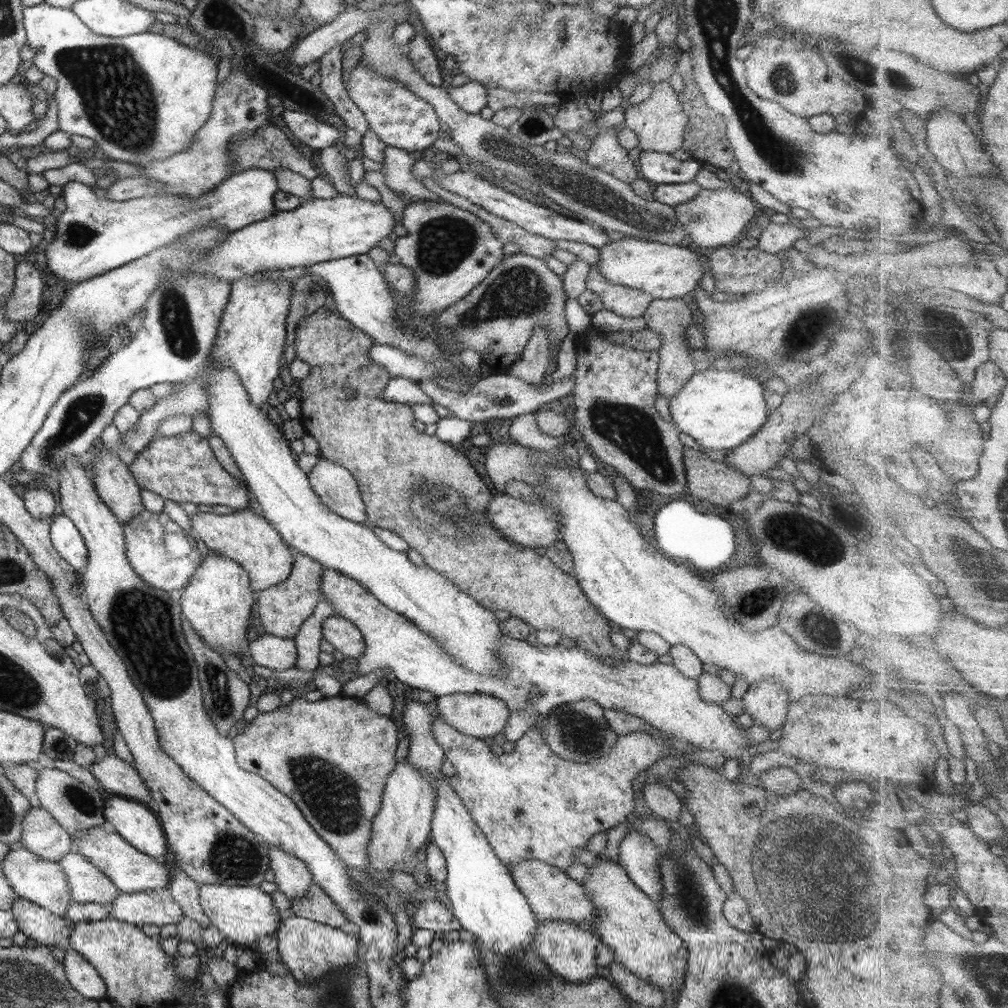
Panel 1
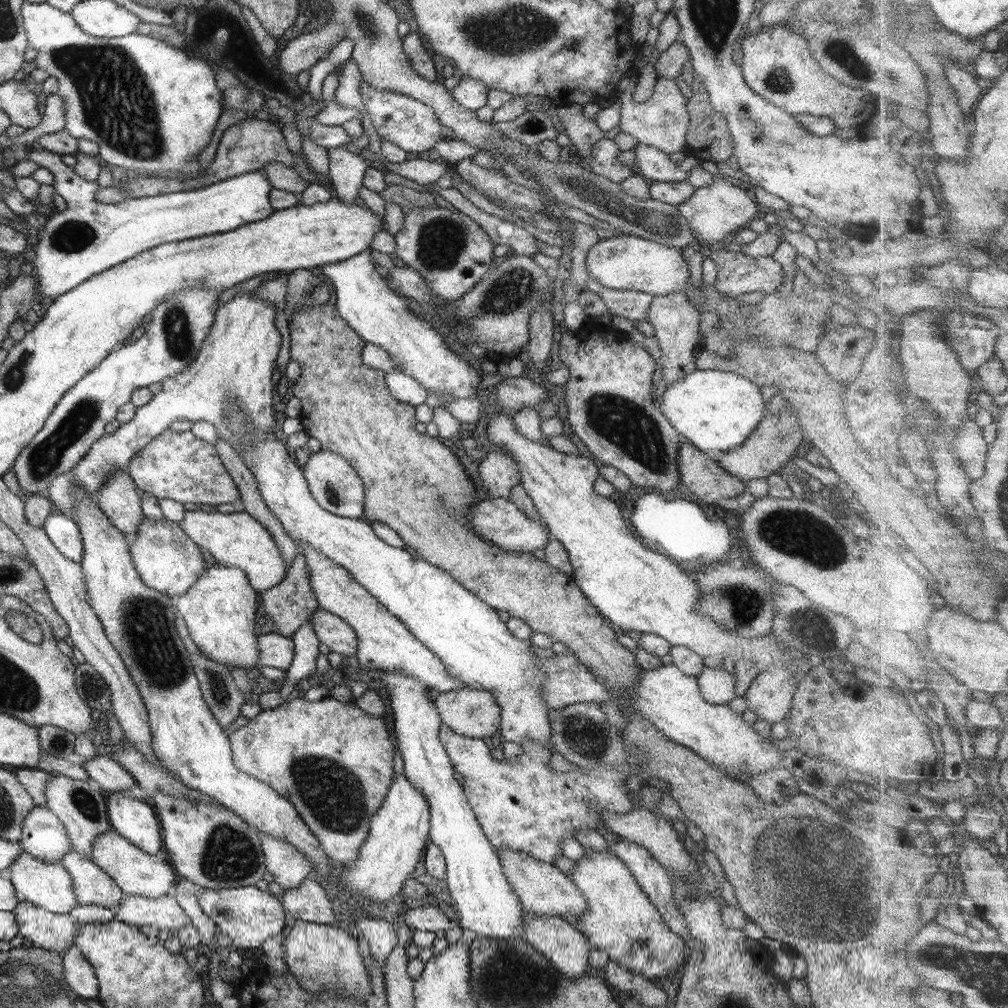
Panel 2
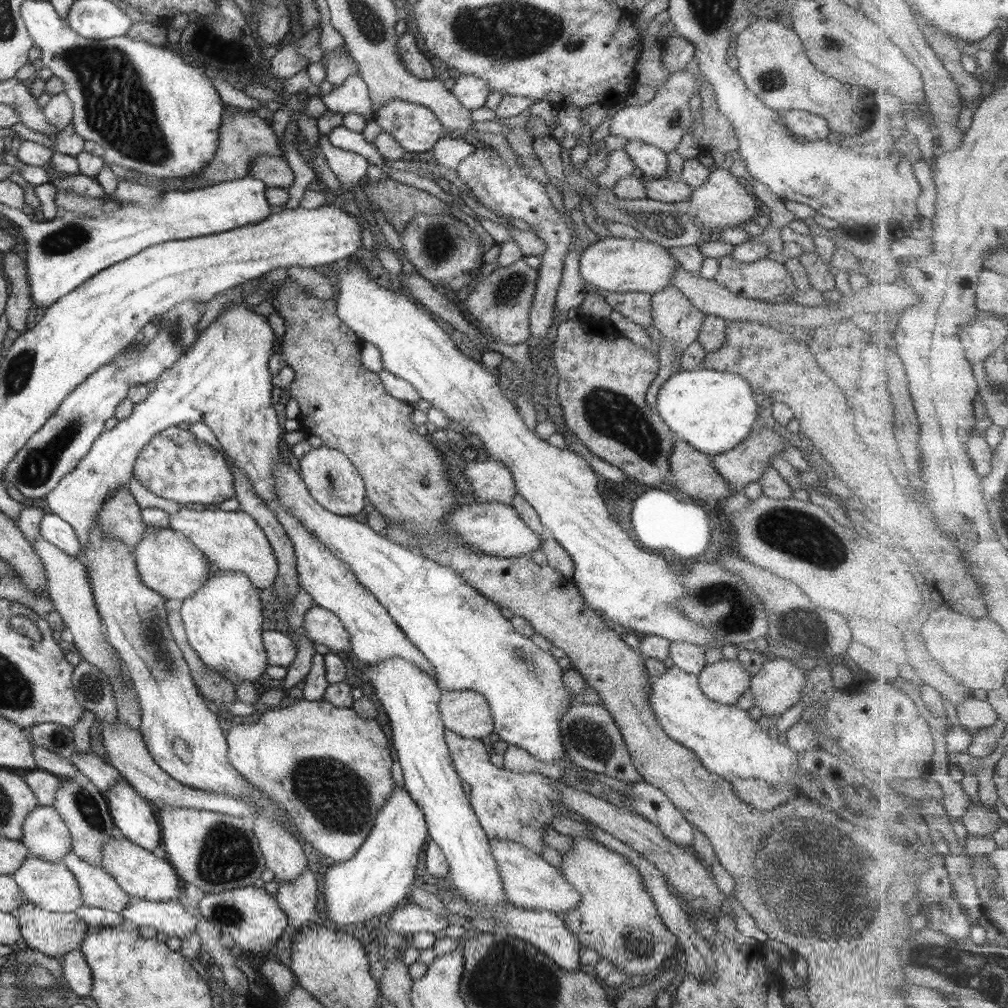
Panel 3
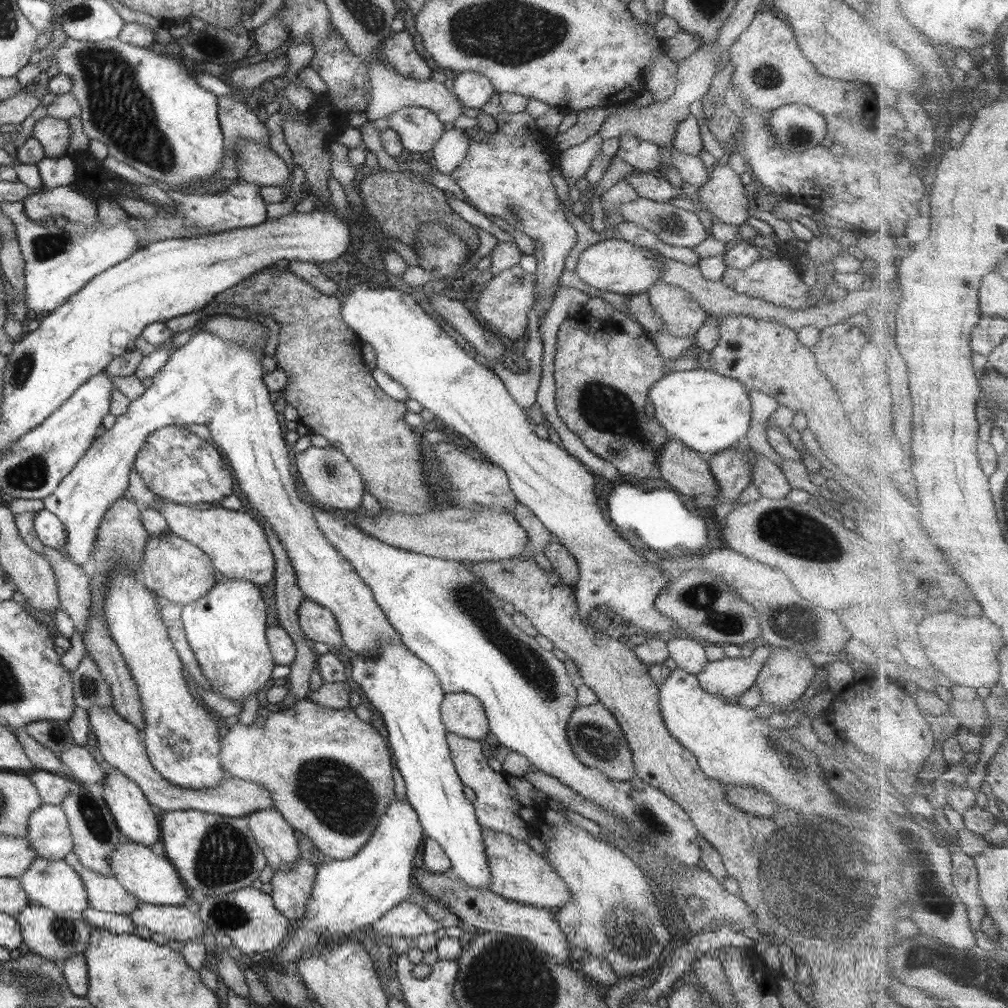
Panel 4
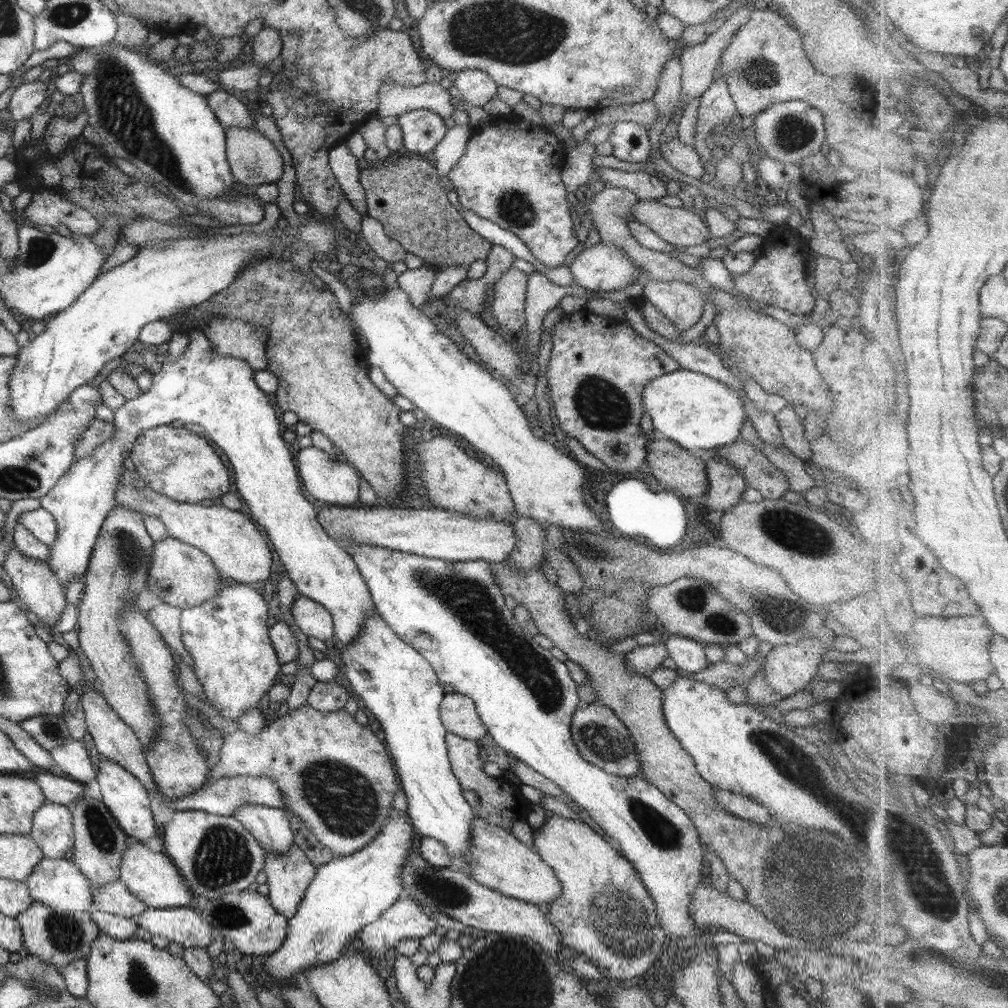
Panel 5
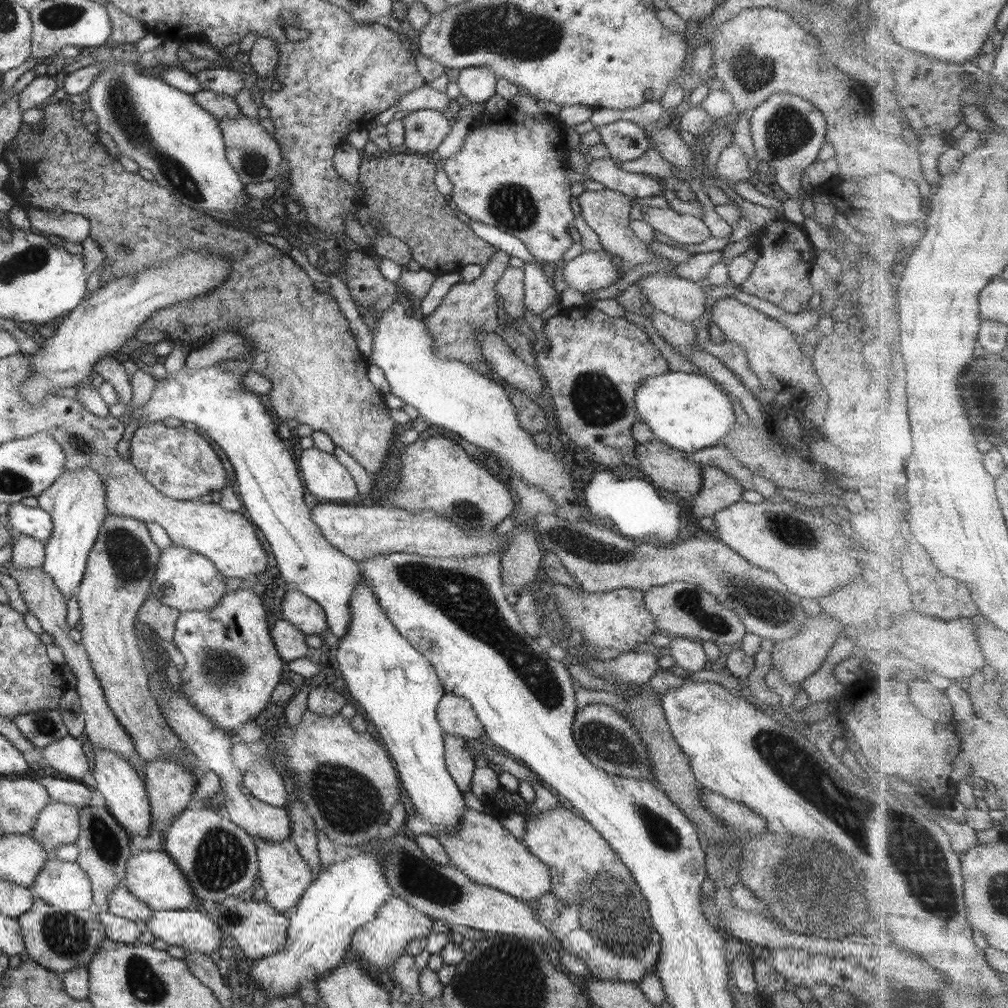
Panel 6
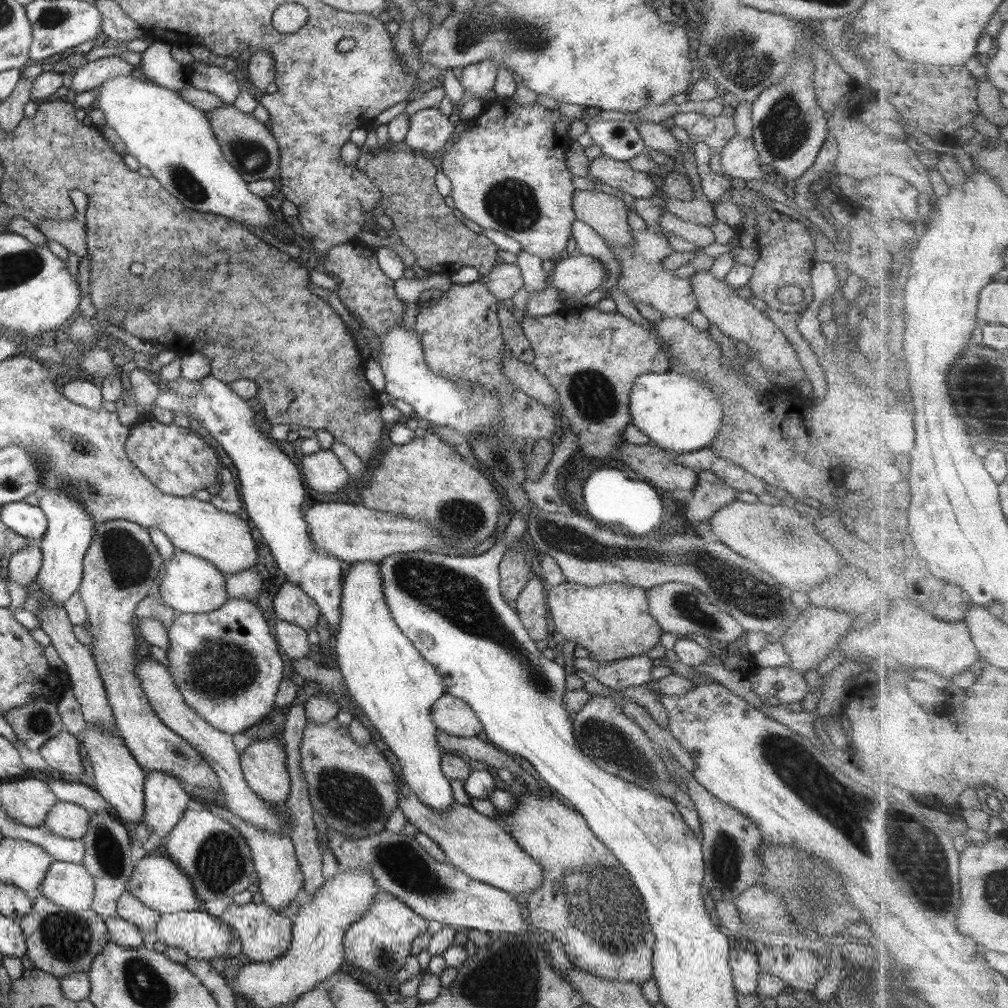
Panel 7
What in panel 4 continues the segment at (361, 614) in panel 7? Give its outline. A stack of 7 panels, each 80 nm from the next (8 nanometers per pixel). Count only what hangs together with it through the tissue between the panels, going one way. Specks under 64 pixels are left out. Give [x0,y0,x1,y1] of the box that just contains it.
[351,641,488,889]

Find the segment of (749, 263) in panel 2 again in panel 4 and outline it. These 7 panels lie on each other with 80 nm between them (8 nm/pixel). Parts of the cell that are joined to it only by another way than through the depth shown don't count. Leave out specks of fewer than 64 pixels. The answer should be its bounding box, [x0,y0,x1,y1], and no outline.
[720,254,810,311]

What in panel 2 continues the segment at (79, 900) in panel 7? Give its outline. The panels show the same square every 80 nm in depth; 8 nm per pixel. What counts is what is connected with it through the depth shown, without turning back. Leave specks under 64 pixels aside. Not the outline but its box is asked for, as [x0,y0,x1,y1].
[5,851,77,914]

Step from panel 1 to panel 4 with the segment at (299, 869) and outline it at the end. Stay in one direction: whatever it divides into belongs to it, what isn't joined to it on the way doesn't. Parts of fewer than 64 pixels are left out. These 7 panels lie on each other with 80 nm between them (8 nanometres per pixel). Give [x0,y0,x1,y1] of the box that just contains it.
[244,808,299,871]

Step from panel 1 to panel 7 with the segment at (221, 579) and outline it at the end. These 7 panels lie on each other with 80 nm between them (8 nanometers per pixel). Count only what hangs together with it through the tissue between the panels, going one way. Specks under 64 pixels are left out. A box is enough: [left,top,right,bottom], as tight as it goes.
[166,598,284,735]

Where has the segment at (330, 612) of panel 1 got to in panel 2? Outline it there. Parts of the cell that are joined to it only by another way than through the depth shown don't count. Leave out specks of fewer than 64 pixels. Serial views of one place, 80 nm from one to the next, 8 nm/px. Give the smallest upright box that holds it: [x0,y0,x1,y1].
[278,620,320,699]

